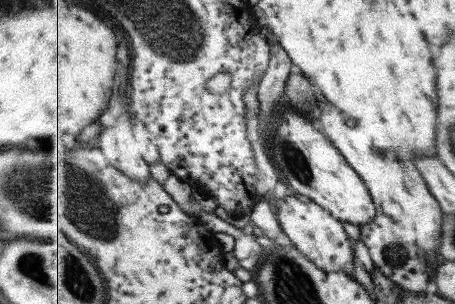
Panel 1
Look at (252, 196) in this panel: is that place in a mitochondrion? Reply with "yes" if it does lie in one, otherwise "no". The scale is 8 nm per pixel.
no

